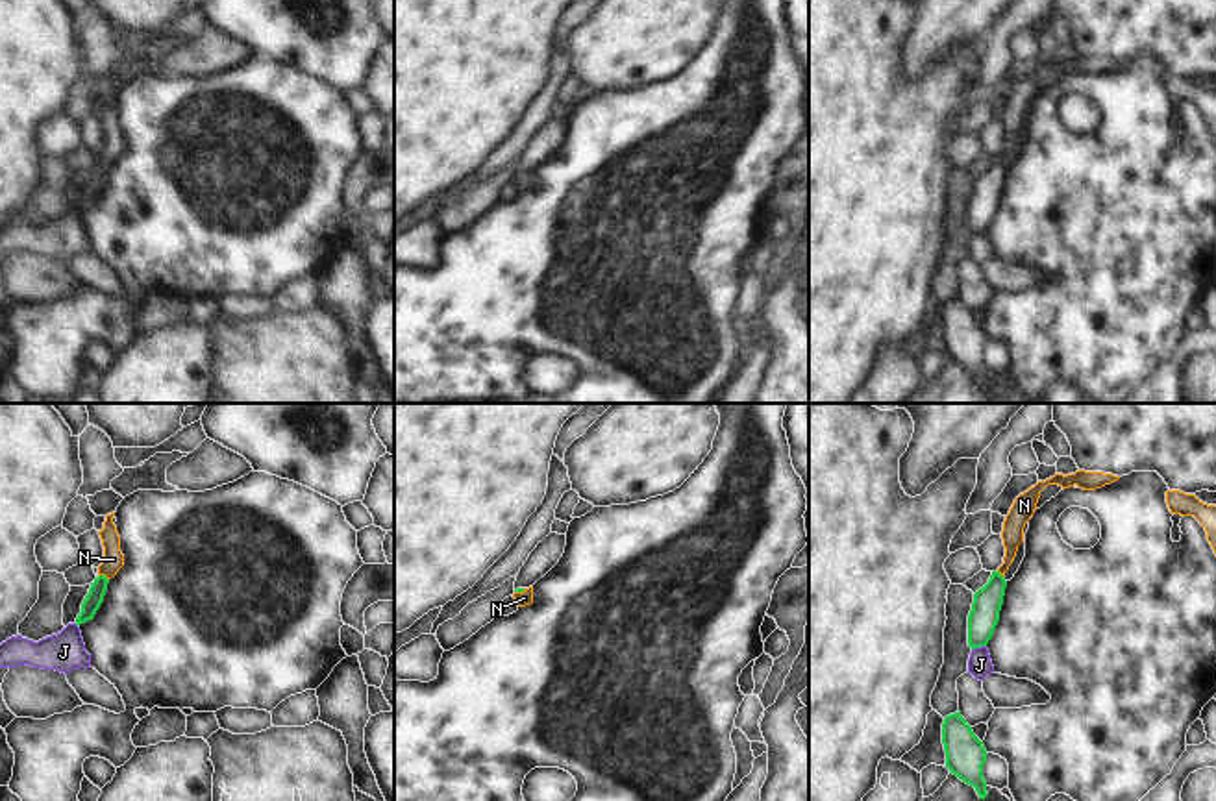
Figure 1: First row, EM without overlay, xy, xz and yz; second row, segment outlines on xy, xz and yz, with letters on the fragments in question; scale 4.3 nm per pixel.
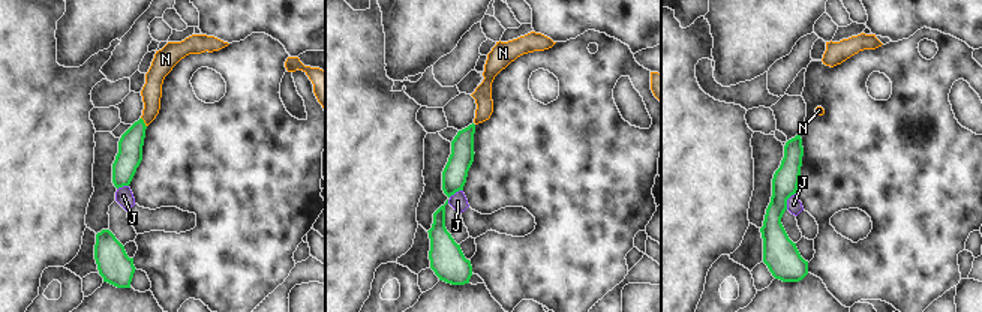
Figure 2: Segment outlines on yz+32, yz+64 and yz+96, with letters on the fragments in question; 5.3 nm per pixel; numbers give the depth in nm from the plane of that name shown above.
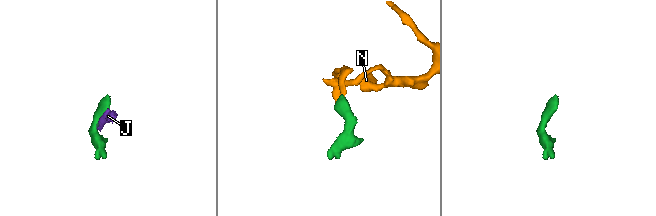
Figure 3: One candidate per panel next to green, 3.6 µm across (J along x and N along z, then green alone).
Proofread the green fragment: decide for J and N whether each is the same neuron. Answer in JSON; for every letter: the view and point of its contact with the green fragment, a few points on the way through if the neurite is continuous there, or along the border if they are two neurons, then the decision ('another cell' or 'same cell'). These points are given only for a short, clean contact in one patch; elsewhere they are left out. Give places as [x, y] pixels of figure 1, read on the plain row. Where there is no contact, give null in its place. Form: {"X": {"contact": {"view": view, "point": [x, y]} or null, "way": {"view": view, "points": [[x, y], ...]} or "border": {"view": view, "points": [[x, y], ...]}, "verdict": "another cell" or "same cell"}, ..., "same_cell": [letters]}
{"J": {"contact": {"view": "yz", "point": [978, 232]}, "border": {"view": "yz", "points": [[985, 230], [972, 235]]}, "verdict": "another cell"}, "N": {"contact": {"view": "xy", "point": [104, 161]}, "way": {"view": "xy", "points": [[93, 185], [104, 161], [113, 145]]}, "verdict": "same cell"}, "same_cell": ["N"]}

